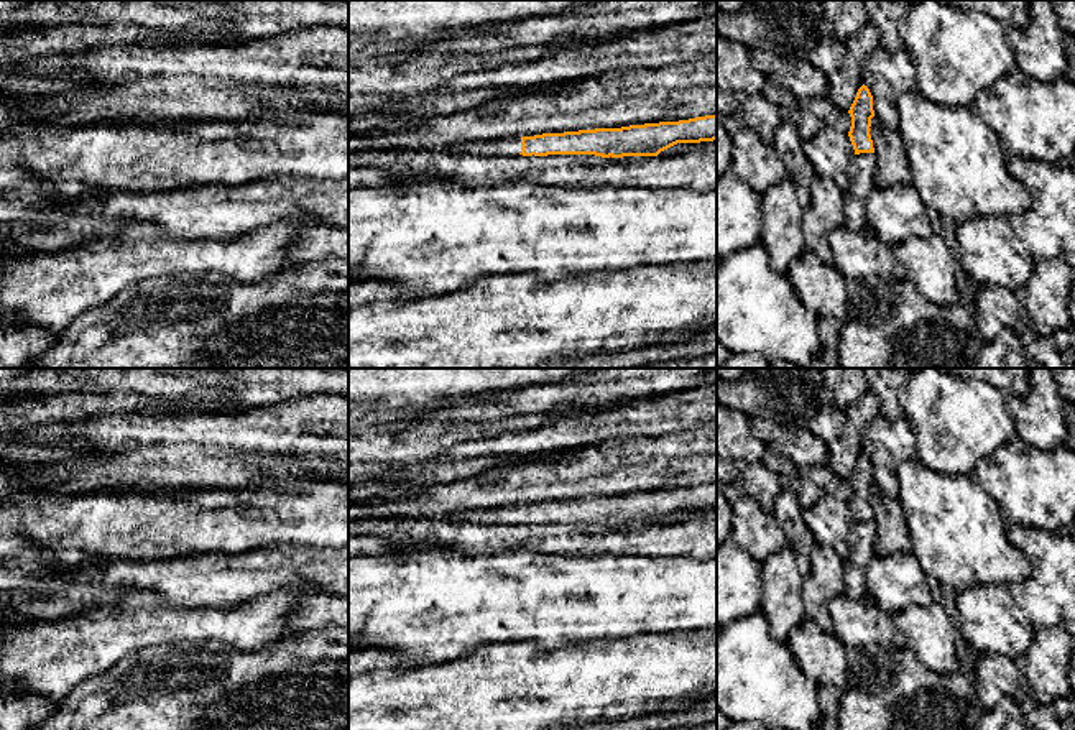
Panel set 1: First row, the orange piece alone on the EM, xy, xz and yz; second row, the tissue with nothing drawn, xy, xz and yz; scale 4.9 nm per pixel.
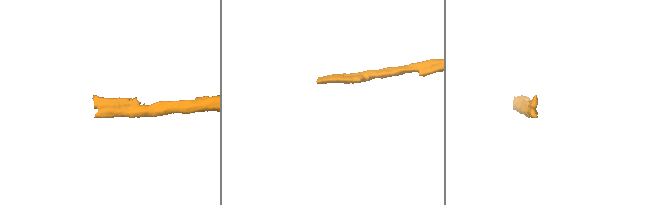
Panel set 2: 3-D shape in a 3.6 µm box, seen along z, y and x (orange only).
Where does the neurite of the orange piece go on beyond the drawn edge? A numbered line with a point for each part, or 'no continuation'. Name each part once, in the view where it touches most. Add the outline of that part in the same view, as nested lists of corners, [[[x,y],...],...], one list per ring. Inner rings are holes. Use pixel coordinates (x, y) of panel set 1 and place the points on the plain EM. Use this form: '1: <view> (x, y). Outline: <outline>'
1: xz (507, 515). Outline: [[[501,506],[491,510],[454,511],[445,518],[455,521],[473,521],[482,524],[518,524],[521,521],[521,506]]]

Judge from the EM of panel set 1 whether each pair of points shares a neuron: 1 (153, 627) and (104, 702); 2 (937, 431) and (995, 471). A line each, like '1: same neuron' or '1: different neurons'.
1: different neurons
2: different neurons

